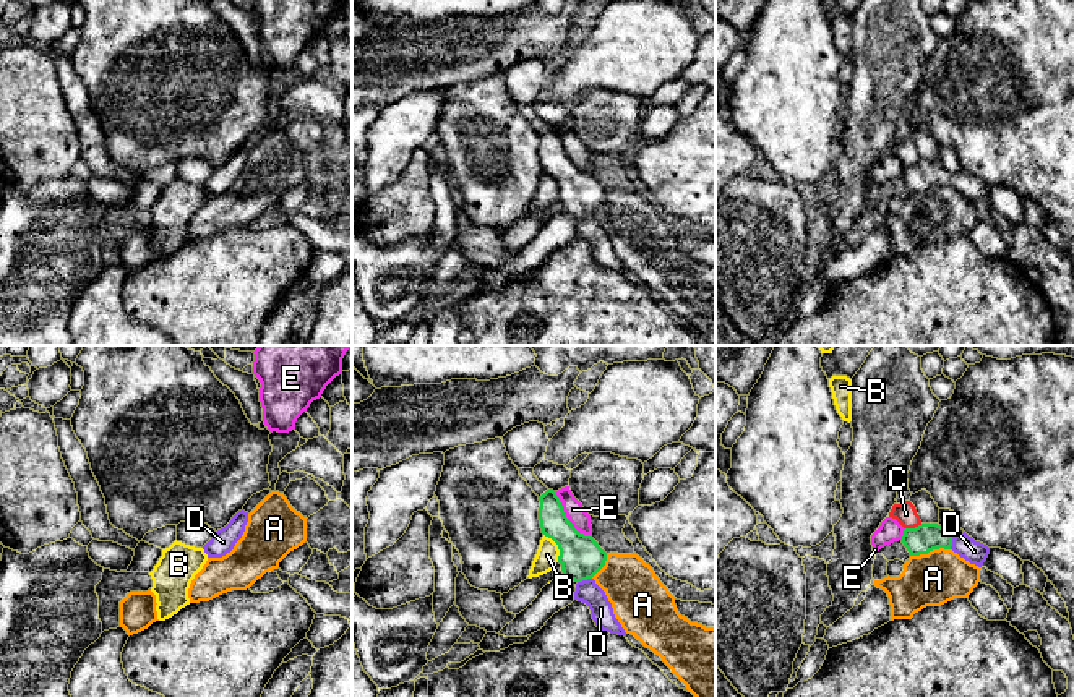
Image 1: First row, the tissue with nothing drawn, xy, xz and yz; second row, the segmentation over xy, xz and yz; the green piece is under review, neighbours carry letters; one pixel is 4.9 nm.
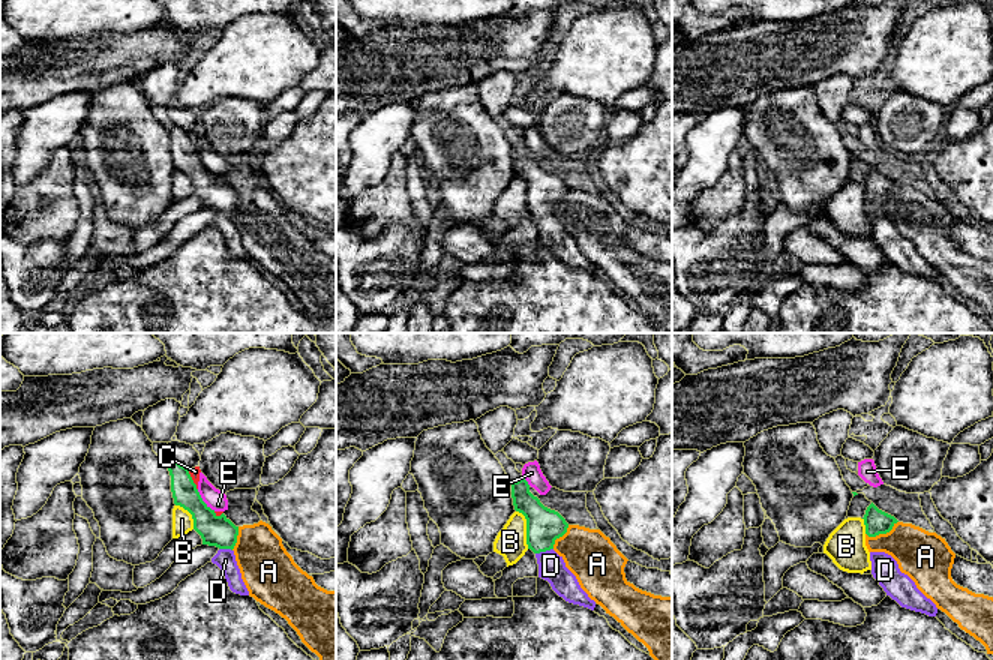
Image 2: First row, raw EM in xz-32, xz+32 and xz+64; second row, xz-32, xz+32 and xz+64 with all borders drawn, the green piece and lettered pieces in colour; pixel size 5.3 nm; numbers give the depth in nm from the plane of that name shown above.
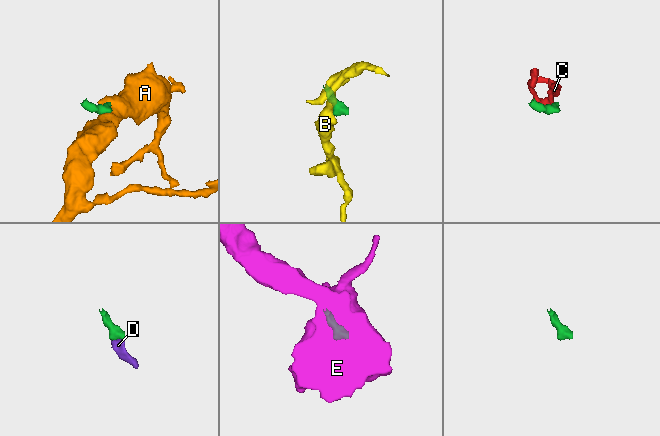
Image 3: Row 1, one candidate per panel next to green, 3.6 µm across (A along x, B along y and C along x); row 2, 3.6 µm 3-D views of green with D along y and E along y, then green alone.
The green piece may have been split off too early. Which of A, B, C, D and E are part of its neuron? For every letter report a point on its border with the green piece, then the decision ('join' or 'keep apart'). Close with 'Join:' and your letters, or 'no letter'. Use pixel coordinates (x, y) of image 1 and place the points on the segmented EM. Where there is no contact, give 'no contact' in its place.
A: yz (930, 550) | keep apart
B: xz (558, 547) | keep apart
C: yz (915, 527) | keep apart
D: xz (584, 579) | join
E: xz (567, 517) | keep apart
Join: D

